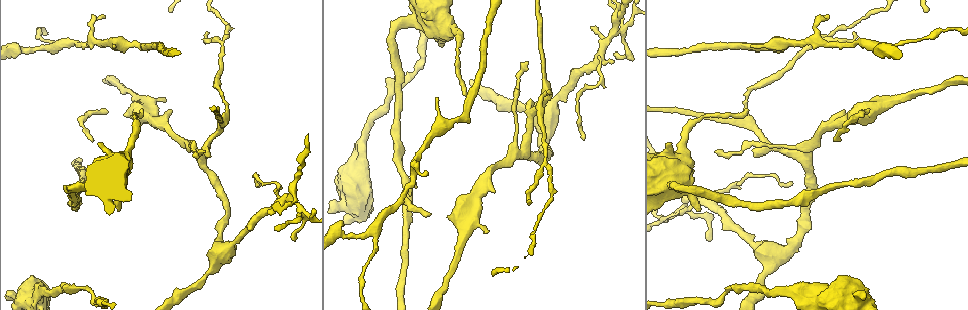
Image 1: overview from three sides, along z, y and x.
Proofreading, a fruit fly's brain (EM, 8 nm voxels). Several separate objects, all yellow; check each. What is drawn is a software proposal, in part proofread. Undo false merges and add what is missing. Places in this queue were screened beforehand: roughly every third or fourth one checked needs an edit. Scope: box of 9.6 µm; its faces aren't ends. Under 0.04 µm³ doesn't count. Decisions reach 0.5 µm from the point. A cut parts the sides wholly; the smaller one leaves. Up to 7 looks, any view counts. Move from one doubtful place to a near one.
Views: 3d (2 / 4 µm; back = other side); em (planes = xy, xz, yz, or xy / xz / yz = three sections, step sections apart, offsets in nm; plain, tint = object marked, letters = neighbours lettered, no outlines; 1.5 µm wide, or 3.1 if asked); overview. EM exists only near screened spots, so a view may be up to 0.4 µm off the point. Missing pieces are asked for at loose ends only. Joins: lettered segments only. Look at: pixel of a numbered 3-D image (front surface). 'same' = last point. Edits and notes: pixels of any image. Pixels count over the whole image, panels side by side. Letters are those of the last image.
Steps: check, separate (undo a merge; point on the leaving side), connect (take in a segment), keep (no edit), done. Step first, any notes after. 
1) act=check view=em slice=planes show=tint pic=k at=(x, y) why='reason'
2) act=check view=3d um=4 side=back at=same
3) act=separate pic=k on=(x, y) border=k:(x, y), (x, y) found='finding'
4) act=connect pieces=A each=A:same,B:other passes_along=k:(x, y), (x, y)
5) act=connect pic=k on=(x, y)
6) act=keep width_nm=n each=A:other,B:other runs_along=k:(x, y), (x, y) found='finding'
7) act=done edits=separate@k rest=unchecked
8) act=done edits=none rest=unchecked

act=check view=em slice=planes show=tint pic=1 at=(142, 108) why='long arm stops here'

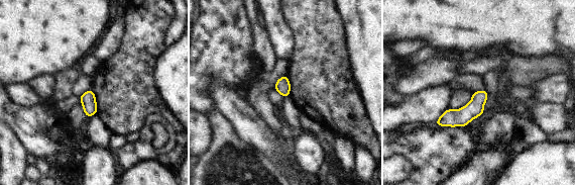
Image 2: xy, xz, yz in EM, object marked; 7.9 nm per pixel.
act=check view=em slice=planes show=letters at=same why='what lies round it'

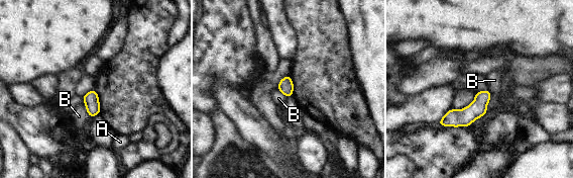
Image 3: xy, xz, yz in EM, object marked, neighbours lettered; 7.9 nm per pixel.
act=keep each=A:other,B:other runs_along=3:(487, 93), (464, 117), (442, 122) found='none of them fits'

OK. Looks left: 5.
act=check view=em slice=planes show=letters pic=1 at=(101, 142) why='stops while still wide'

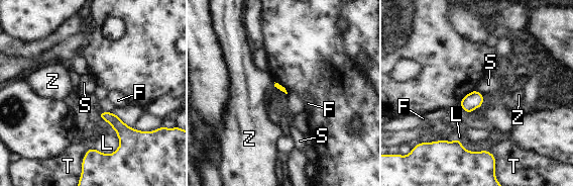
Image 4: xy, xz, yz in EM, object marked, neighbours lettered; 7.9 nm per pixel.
act=keep each=F:other,L:other,S:other,T:other,Z:other border=4:(274, 86), (287, 94) found='none of them fits'

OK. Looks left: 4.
act=check view=3d um=4 pic=1 at=(269, 212) why='free end'

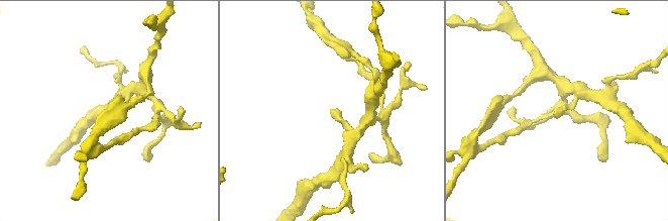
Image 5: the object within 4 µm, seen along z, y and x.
act=check view=em slice=planes show=letters pic=5 at=(332, 112) why='need the tissue'

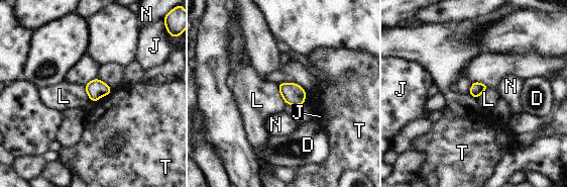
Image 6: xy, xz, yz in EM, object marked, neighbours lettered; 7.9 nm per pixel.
act=keep each=D:other,J:other,L:other,N:other,T:other border=6:(277, 85), (277, 90), (286, 103) found='no lettered segment goes on from it'

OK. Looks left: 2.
act=done edits=none rest=unchecked

